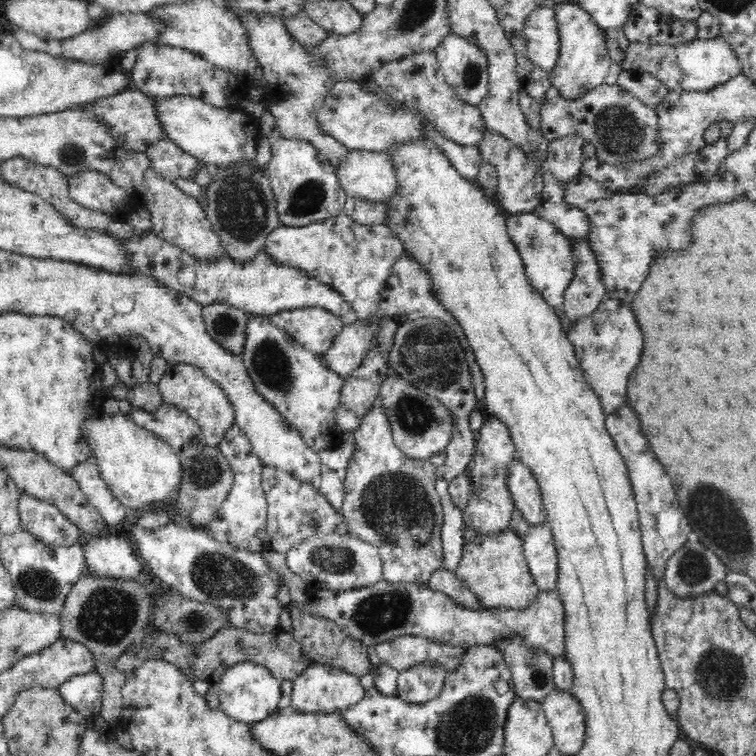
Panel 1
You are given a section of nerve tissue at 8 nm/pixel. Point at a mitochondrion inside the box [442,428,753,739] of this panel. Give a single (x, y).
(720, 674)

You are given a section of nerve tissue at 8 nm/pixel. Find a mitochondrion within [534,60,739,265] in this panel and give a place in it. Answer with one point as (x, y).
(620, 132)

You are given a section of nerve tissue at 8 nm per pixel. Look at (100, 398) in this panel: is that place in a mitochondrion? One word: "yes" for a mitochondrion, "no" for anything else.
no

